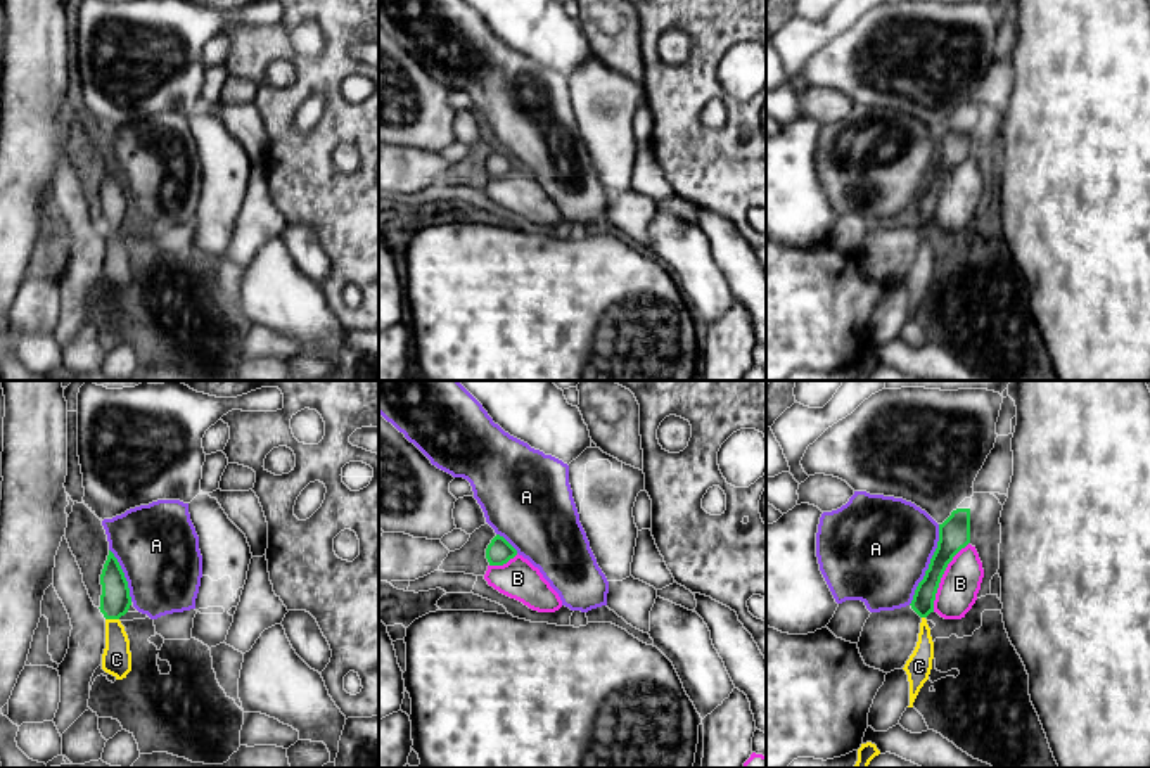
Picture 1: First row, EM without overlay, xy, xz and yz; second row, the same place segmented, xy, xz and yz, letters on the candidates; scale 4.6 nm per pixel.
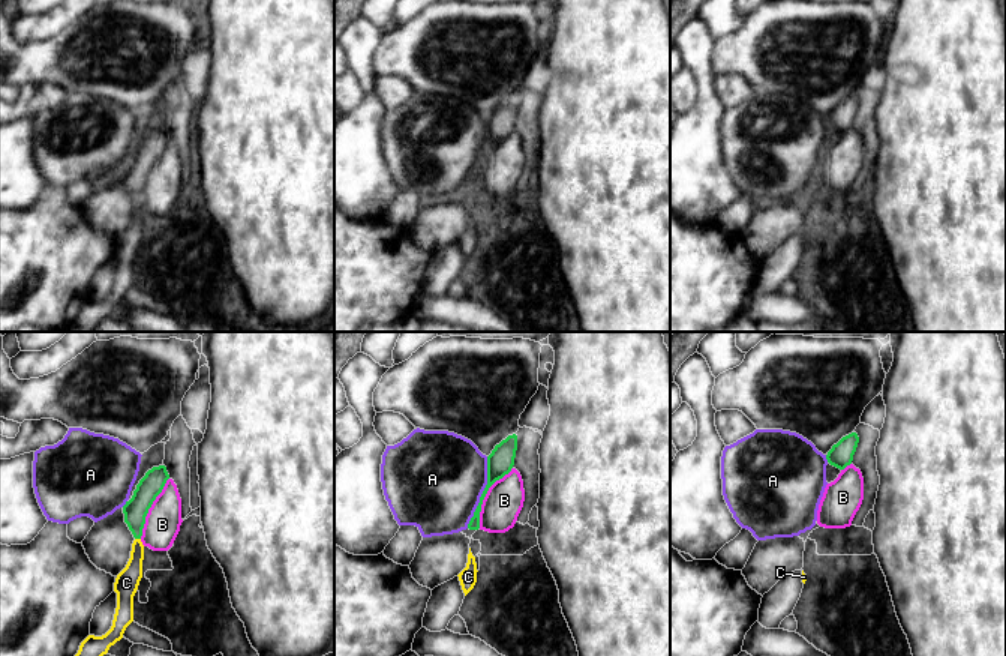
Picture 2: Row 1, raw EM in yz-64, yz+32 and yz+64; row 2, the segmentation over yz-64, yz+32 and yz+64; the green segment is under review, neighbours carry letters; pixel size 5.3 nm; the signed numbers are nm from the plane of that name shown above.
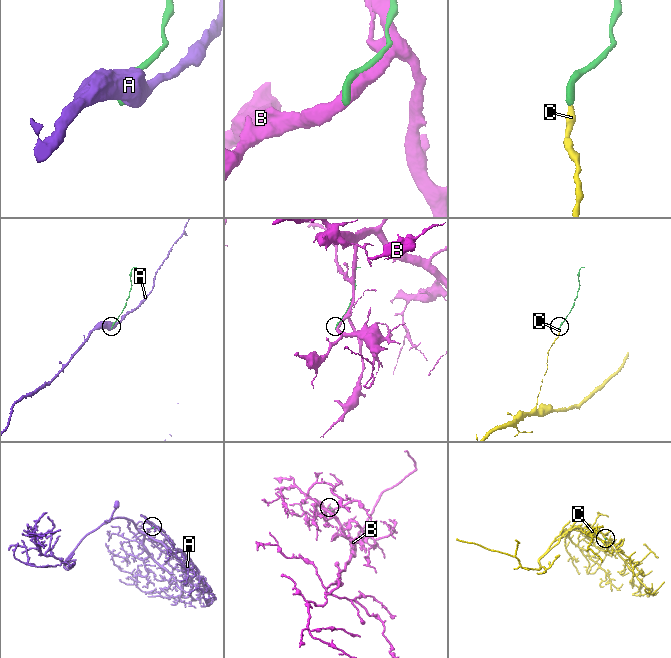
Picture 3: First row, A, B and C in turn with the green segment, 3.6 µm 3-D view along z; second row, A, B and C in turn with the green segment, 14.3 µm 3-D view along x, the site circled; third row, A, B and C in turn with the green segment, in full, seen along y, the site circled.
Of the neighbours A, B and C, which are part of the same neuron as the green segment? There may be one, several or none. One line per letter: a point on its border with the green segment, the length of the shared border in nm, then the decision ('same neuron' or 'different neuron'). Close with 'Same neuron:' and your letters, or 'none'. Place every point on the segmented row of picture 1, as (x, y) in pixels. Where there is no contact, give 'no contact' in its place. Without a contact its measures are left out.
A: yz (929, 564) | 400 nm | different neuron
B: yz (941, 576) | 360 nm | different neuron
C: xy (113, 618) | 60 nm | same neuron
Same neuron: C

